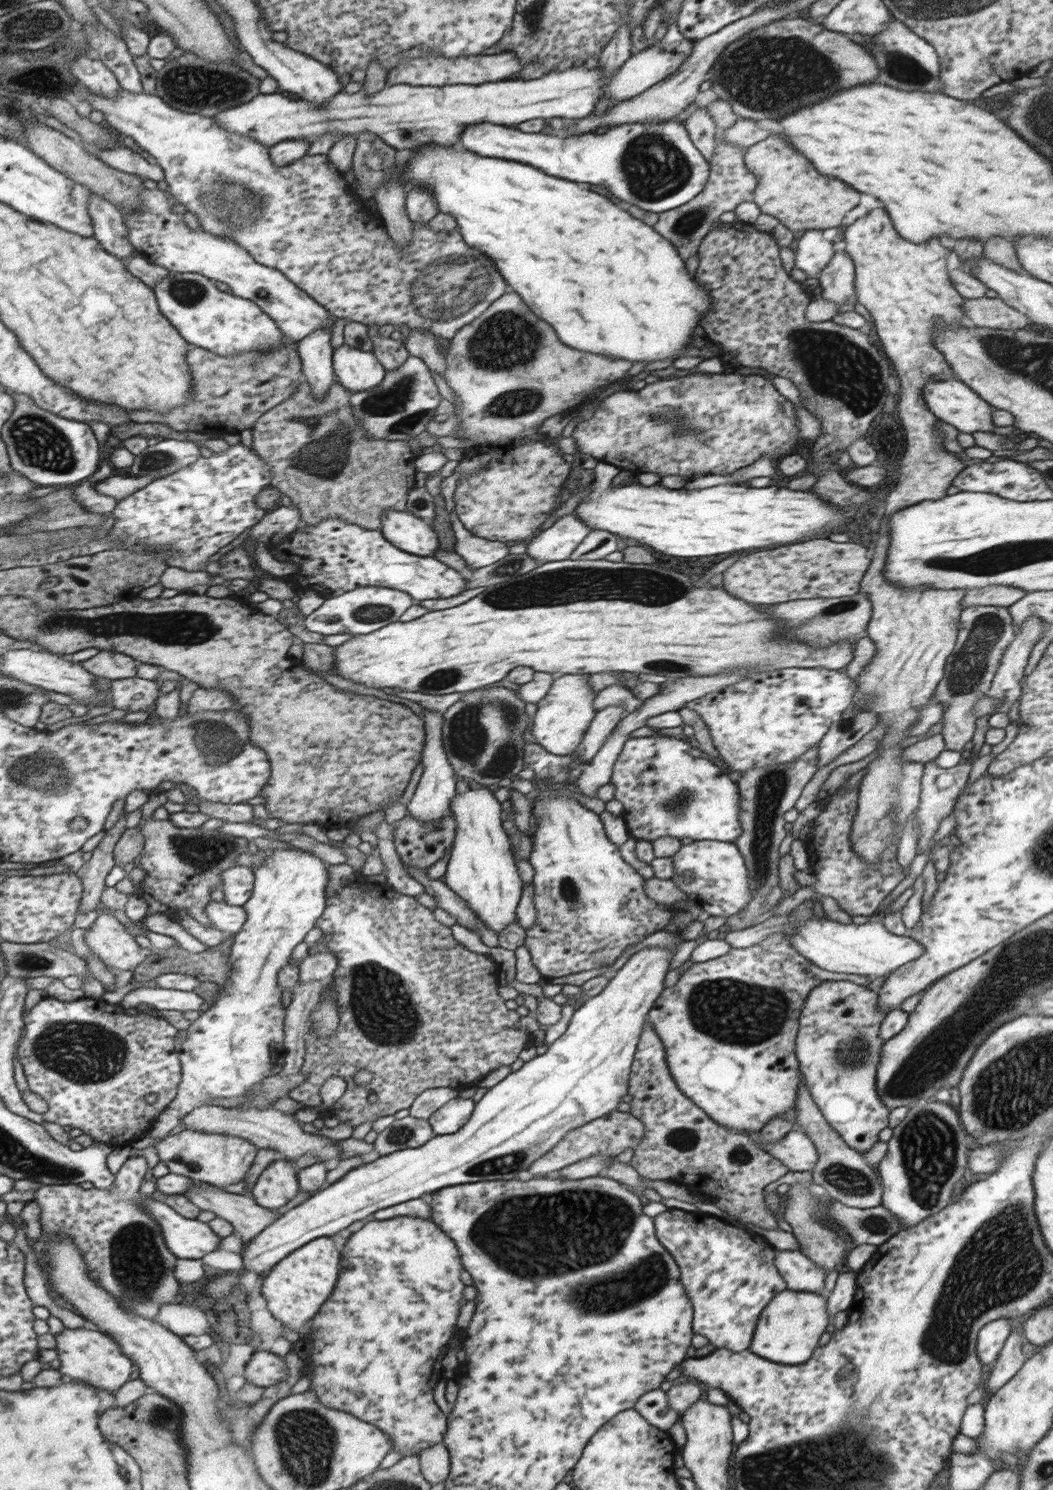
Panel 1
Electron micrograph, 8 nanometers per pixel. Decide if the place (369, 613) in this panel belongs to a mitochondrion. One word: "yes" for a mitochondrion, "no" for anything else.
yes

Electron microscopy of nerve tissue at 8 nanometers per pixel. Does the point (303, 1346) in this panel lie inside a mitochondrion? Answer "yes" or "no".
no

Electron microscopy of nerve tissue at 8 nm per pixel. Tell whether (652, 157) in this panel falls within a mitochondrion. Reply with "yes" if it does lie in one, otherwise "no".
yes

